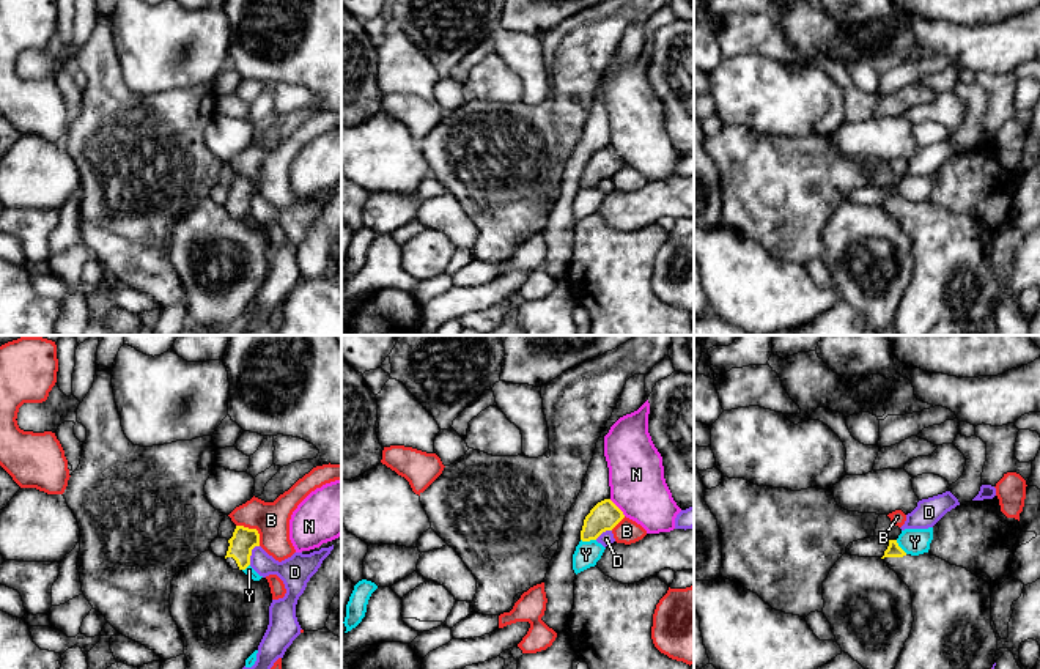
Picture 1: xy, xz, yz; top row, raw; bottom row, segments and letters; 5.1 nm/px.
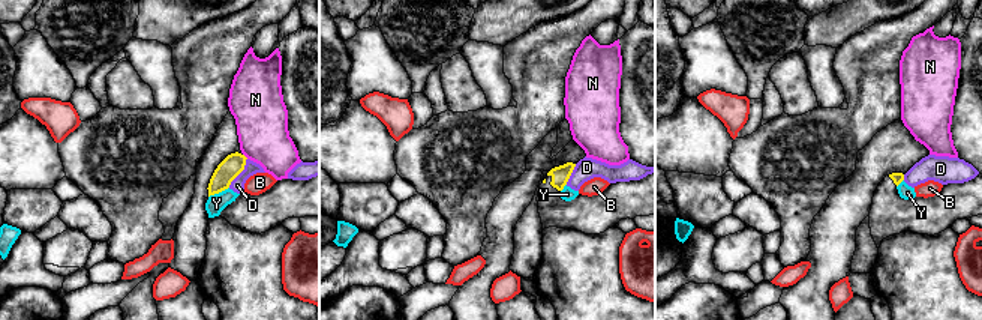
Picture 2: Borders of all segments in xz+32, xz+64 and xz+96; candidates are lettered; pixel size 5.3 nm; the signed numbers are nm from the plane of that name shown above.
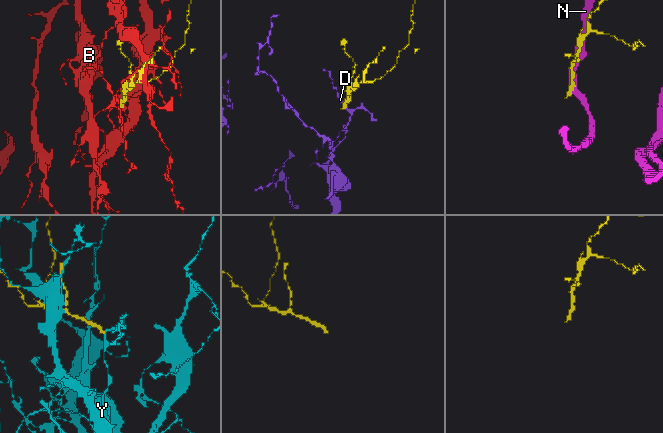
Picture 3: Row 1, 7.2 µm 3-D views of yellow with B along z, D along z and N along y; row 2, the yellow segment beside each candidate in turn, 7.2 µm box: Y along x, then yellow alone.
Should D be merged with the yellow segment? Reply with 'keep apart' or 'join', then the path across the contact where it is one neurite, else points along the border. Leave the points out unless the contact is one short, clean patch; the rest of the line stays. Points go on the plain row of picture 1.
keep apart; border along xy (258, 192), (252, 197), (249, 211)

